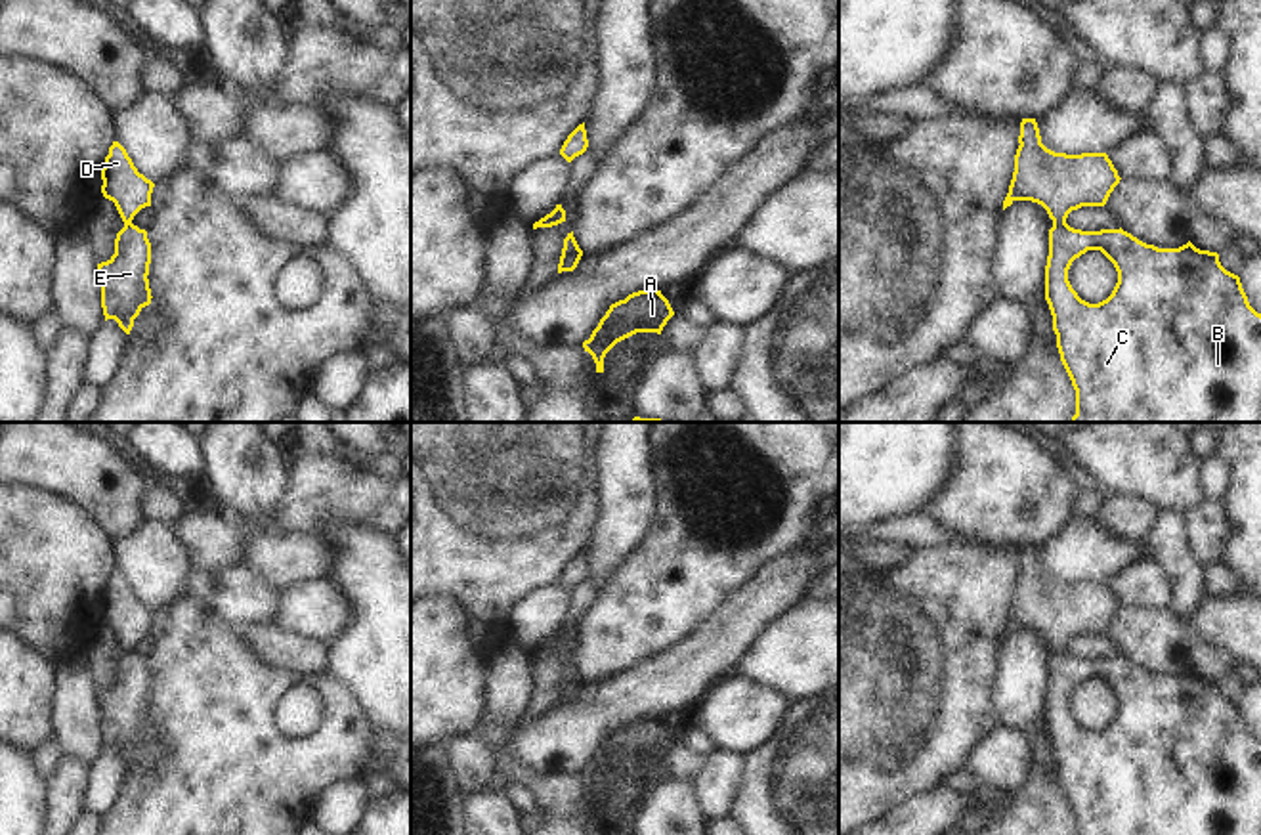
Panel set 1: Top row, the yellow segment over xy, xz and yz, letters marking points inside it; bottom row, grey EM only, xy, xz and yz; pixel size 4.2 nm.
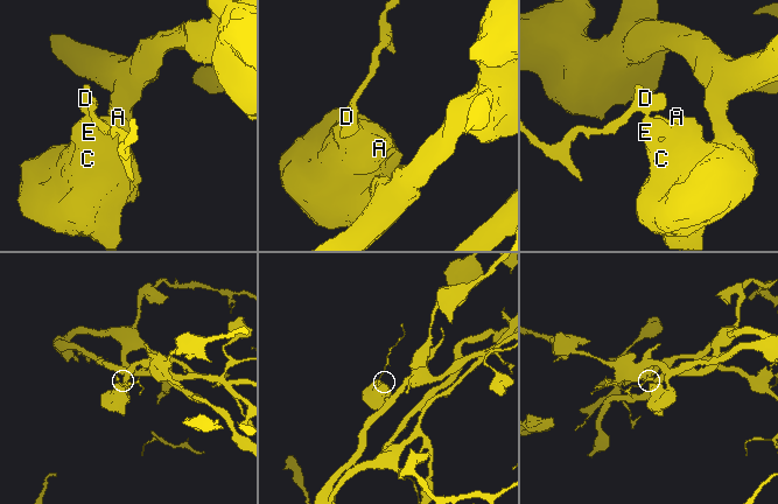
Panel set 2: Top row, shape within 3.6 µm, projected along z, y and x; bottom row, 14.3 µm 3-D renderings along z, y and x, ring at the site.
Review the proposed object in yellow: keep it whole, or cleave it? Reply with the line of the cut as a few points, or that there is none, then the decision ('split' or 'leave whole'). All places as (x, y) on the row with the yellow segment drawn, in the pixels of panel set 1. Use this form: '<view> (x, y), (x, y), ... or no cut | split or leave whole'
yz (1065, 222), (1053, 226) | split

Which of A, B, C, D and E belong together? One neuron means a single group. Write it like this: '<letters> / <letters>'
A B C E / D

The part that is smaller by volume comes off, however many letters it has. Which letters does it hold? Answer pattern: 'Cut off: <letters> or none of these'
Cut off: D

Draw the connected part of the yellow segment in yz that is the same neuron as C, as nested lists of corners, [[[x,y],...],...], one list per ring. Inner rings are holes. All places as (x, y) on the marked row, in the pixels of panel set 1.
[[[1068,224],[1049,229],[1045,300],[1060,361],[1076,390],[1070,422],[1261,422],[1261,313],[1227,271],[1217,252],[1200,250],[1190,241],[1179,248],[1158,248],[1120,229],[1081,231]],[[1087,250],[1101,250],[1116,268],[1112,294],[1089,304],[1068,281],[1068,269]]]

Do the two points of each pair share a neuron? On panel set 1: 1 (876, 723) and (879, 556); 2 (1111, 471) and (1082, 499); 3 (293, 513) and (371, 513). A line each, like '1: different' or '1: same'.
1: different
2: different
3: same

